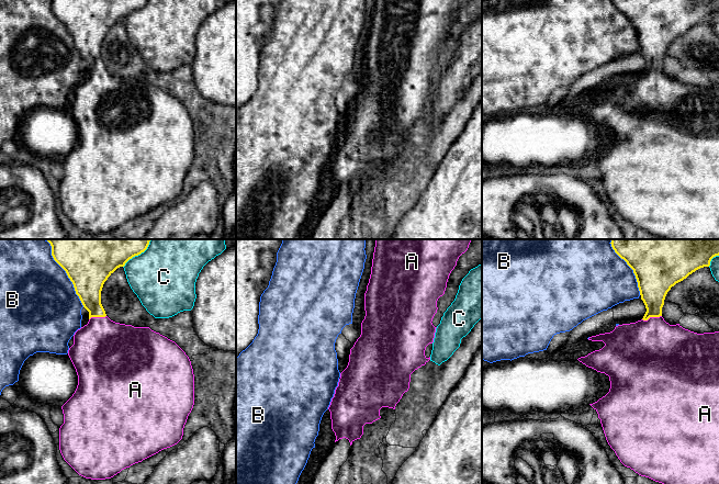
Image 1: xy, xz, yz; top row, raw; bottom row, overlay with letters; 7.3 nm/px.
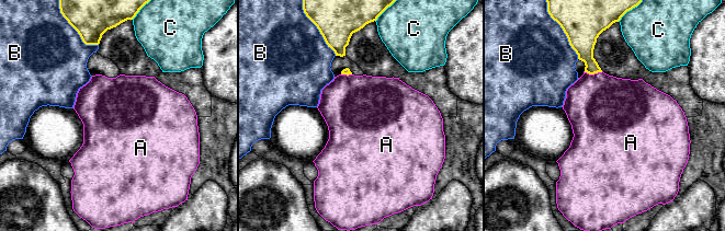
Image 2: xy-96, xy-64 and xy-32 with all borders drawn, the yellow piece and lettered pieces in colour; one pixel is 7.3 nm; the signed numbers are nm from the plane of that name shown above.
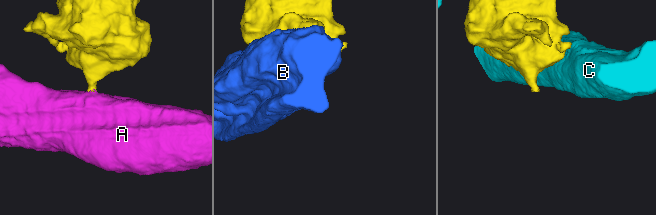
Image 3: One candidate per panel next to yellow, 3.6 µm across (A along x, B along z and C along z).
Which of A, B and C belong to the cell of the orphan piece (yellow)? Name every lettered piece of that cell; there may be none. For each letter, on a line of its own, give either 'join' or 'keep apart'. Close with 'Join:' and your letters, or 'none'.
A: join
B: keep apart
C: keep apart
Join: A

